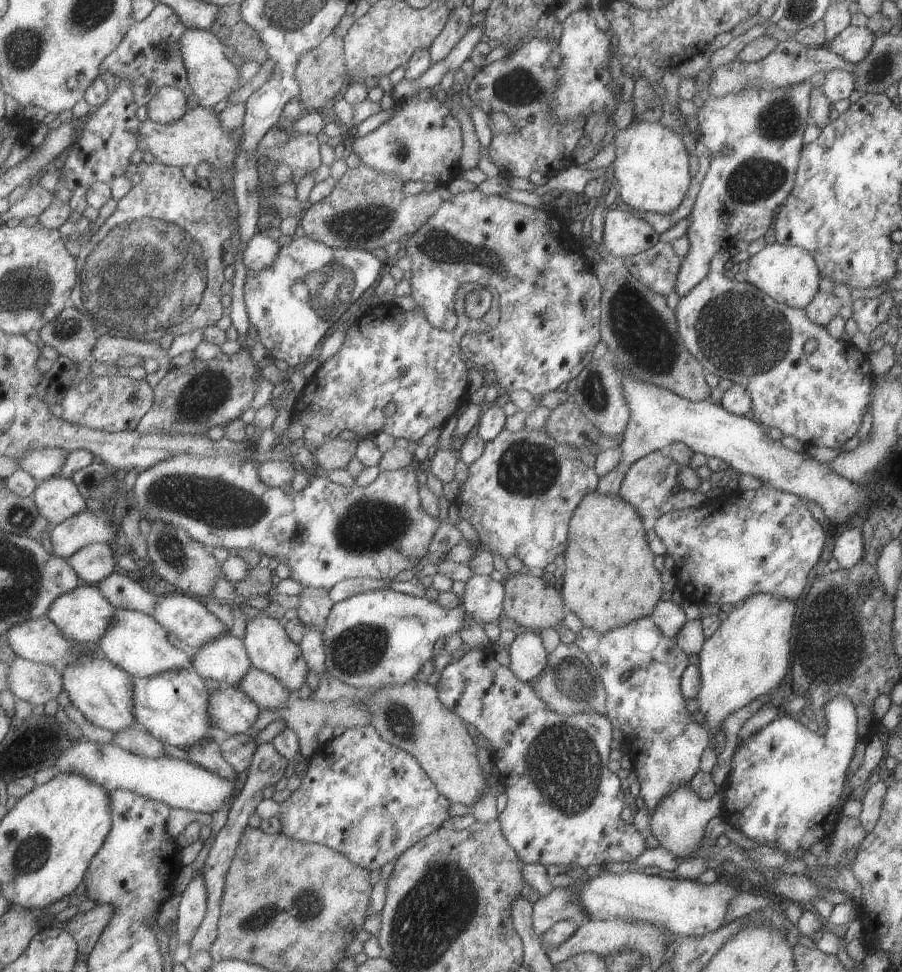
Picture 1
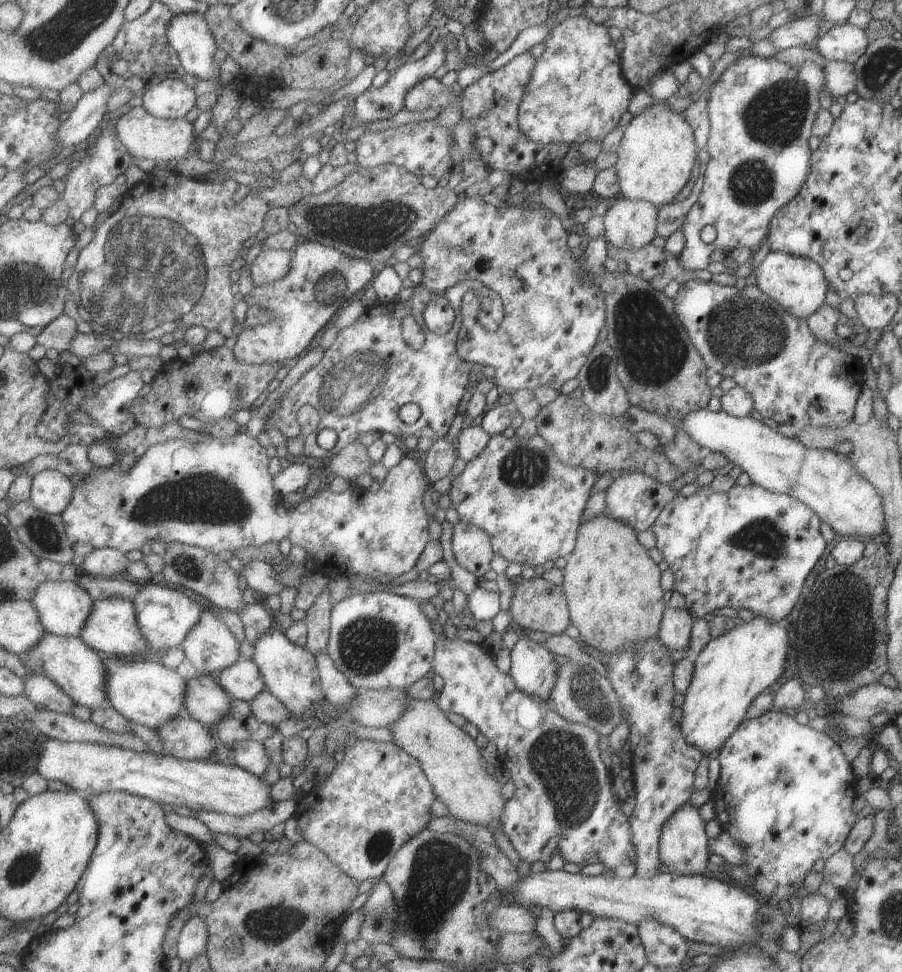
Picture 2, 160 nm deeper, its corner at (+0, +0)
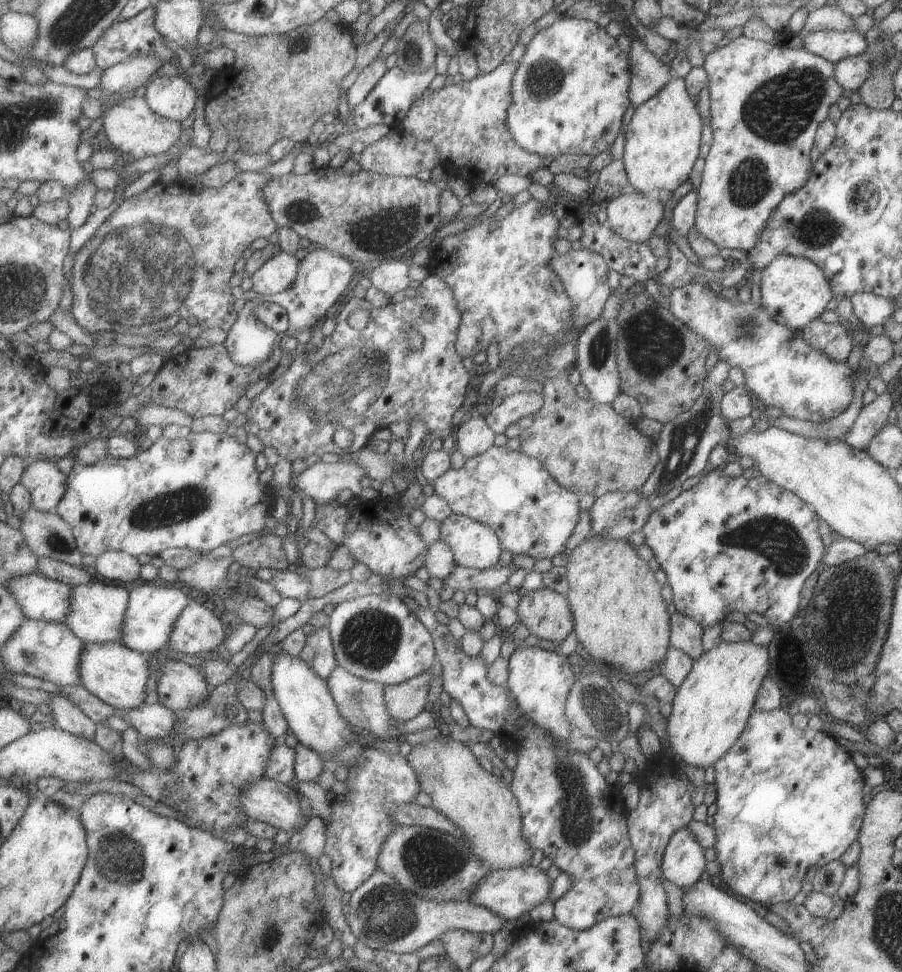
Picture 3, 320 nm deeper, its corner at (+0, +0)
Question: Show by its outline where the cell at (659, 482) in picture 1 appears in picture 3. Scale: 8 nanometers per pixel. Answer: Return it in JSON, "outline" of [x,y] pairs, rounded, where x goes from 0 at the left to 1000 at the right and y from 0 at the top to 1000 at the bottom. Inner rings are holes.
{"outline":[[[677,505],[660,512],[652,524],[657,552],[695,553],[718,534],[720,515],[707,506]]]}

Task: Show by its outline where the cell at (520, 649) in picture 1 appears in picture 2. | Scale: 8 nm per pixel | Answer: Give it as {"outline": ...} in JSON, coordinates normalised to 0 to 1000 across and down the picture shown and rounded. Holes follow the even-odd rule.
{"outline":[[[579,653],[567,669],[565,694],[572,700],[573,706],[582,714],[599,717],[606,722],[613,710],[616,695],[619,694],[619,683],[613,680],[613,674],[604,664],[595,663]]]}

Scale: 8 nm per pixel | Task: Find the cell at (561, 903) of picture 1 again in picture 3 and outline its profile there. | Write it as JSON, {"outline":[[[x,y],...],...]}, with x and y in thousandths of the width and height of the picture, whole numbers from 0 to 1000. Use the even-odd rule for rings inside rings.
{"outline":[[[420,893],[390,918],[386,931],[386,948],[397,967],[415,978],[429,976],[437,980],[461,980],[502,956],[549,961],[562,947],[522,927],[483,927],[465,922]]]}

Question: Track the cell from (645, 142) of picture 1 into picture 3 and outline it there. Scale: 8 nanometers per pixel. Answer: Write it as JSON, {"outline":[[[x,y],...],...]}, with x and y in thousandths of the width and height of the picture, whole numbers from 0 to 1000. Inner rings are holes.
{"outline":[[[744,72],[743,76],[742,82],[738,82],[738,85],[724,99],[703,111],[692,136],[692,155],[690,158],[692,176],[700,195],[708,197],[715,202],[726,201],[731,195],[742,195],[742,198],[748,195],[751,191],[763,184],[768,168],[775,160],[778,123],[775,120],[772,104],[761,94],[758,79],[746,77]]]}

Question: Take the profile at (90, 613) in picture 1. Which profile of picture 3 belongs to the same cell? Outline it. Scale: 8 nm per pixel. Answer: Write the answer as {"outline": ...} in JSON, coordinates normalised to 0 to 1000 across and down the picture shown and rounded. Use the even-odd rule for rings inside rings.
{"outline":[[[39,587],[16,593],[7,604],[33,637],[70,641],[75,633],[80,614],[75,601]]]}

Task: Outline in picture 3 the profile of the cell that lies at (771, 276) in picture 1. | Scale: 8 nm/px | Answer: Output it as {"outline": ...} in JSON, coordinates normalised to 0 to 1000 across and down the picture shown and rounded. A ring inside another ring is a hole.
{"outline":[[[861,262],[843,280],[843,313],[855,328],[877,340],[889,337],[915,320],[917,311],[924,307],[921,295],[910,277],[892,264]]]}

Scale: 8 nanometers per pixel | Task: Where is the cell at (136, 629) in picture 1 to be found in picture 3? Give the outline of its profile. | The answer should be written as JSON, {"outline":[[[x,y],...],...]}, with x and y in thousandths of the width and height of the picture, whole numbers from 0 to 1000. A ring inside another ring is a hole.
{"outline":[[[101,596],[96,601],[80,605],[79,623],[71,640],[85,651],[94,662],[116,663],[137,656],[137,640],[144,620],[144,608],[139,603],[119,601],[112,597]]]}

